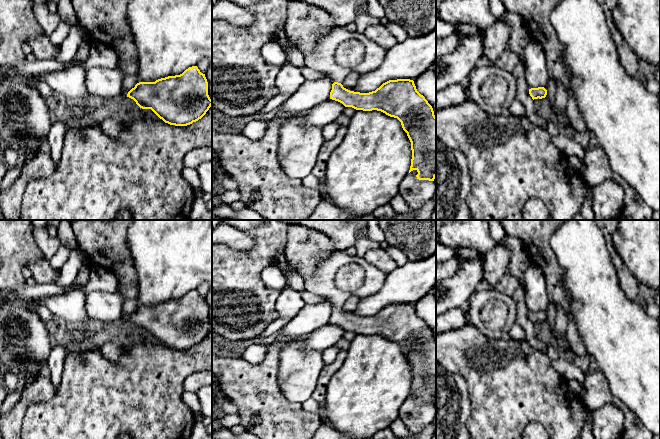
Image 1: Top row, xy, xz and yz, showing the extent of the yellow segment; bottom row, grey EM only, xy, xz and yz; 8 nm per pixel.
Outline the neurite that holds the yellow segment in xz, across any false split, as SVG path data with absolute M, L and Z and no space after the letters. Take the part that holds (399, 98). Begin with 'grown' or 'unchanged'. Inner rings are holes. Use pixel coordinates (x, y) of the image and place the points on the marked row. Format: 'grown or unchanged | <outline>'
grown | M326 24L324 33L318 39L314 49L309 54L304 55L304 61L307 67L313 67L317 72L324 74L331 80L333 84L330 99L342 103L345 107L363 111L377 110L397 118L411 142L412 159L409 173L416 170L418 172L417 179L434 181L436 177L436 116L432 106L417 91L414 81L410 79L389 80L369 93L350 91L342 85L345 77L351 72L364 73L377 69L384 61L386 53L387 49L369 40L363 33L351 32L345 27ZM352 39L356 39L364 45L364 59L361 64L354 68L340 66L335 61L336 49L341 43Z

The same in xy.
unchanged | M197 66L155 82L139 82L127 97L142 109L151 109L165 123L187 126L201 119L212 106L205 74Z

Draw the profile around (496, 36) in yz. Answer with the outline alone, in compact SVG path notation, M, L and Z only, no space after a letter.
M497 20L484 31L484 34L484 57L495 62L506 49L510 36L510 26L506 22Z

